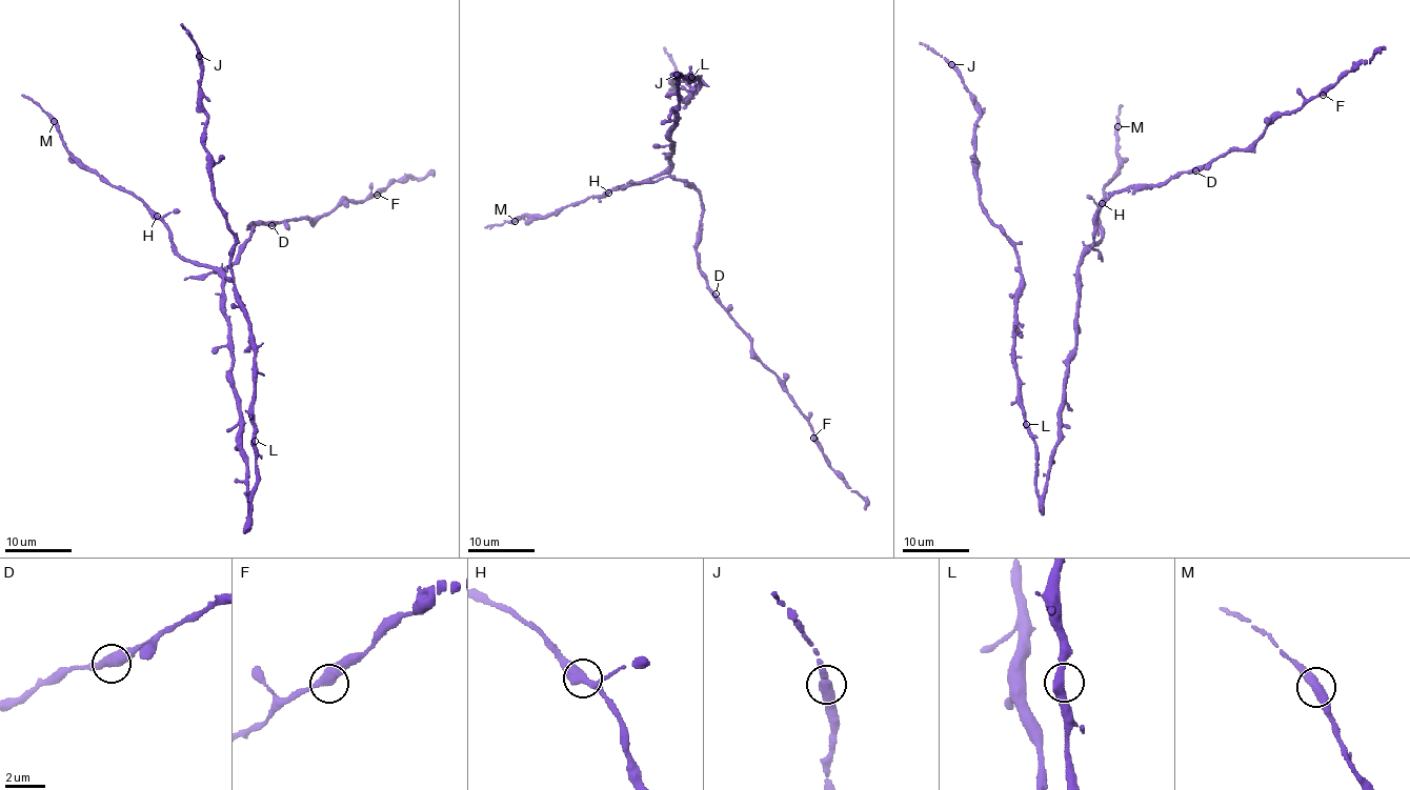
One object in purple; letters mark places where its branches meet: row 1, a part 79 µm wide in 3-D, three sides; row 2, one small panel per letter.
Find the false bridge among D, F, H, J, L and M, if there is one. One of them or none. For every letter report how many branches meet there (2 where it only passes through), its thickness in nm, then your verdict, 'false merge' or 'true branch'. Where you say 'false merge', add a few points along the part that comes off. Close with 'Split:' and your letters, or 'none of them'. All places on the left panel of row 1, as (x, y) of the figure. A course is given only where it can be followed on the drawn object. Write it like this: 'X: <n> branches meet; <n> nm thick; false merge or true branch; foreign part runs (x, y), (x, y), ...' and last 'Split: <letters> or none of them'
D: 2 branches meet; 480 nm thick; true branch
F: 2 branches meet; 440 nm thick; true branch
H: 2 branches meet; 460 nm thick; true branch
J: 2 branches meet; 440 nm thick; true branch
L: 2 branches meet; 420 nm thick; true branch
M: 2 branches meet; 440 nm thick; true branch
Split: none of them

